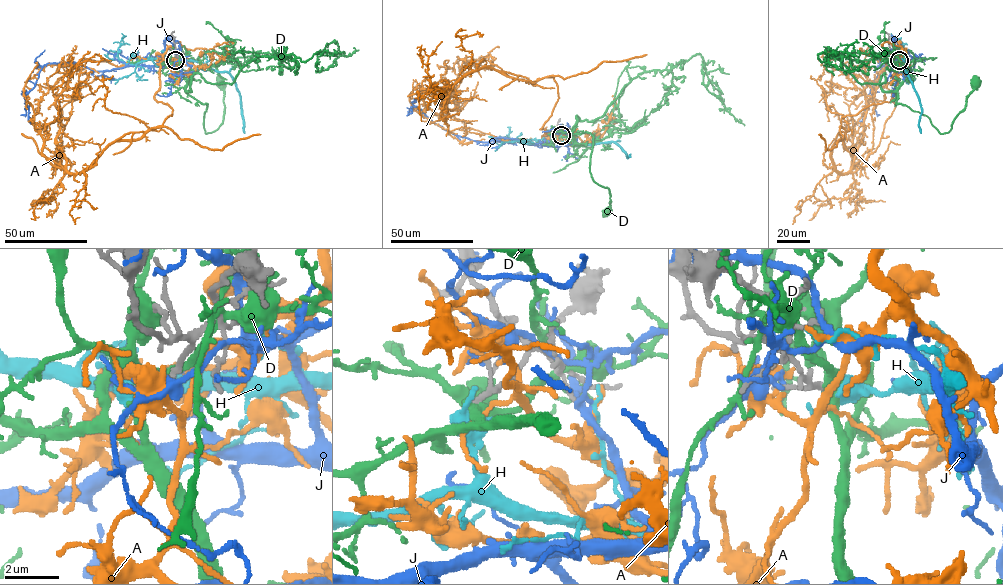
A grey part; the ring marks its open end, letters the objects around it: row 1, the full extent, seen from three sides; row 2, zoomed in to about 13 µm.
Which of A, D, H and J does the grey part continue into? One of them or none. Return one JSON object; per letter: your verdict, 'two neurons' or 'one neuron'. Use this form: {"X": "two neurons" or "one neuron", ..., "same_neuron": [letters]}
{"A": "two neurons", "D": "two neurons", "H": "one neuron", "J": "two neurons", "same_neuron": ["H"]}

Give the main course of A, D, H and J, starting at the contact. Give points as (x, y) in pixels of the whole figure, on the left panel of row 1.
A: (176, 60), (183, 46), (161, 62), (161, 125), (80, 172), (42, 153), (31, 119), (58, 79), (146, 59)
D: (175, 60), (186, 80), (185, 92), (207, 104), (206, 134), (215, 131), (222, 121), (220, 82)
H: (175, 60), (198, 61), (228, 73), (239, 94), (244, 133)
J: (176, 60), (184, 58), (186, 63), (102, 71), (72, 62), (46, 63), (26, 96), (28, 120), (34, 126)

